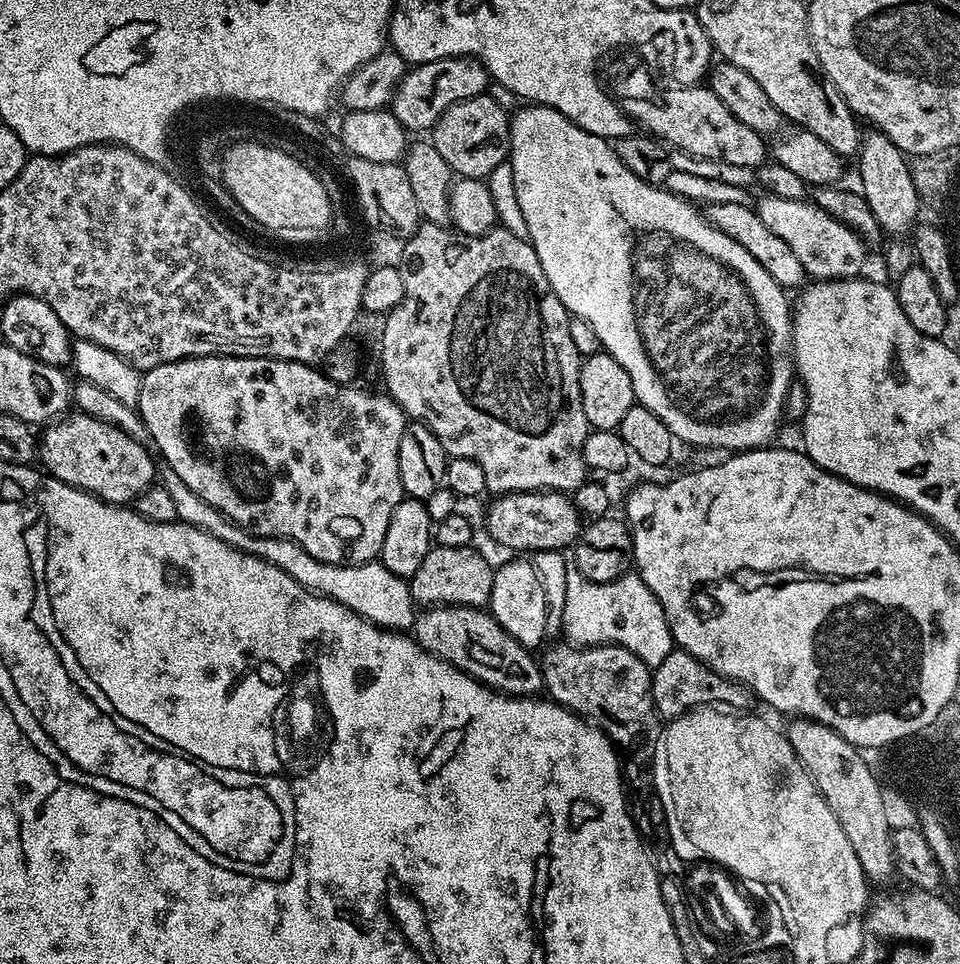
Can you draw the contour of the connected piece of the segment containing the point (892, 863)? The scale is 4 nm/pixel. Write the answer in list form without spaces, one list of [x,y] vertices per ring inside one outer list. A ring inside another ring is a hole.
[[[796,718],[786,728],[786,735],[794,754],[802,762],[802,766],[810,774],[810,778],[818,786],[822,798],[826,798],[826,806],[834,810],[834,818],[838,818],[838,826],[846,830],[846,838],[850,838],[850,846],[854,846],[854,854],[858,854],[858,862],[862,862],[862,870],[869,881],[888,880],[896,872],[896,856],[893,848],[893,829],[887,824],[886,809],[883,796],[885,789],[876,781],[877,773],[862,760],[860,749],[846,742],[842,734],[838,734],[830,726],[820,724],[817,720]]]

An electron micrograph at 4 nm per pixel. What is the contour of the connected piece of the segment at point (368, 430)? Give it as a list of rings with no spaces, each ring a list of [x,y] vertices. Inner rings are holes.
[[[195,356],[189,360],[179,360],[178,362],[166,362],[162,366],[154,366],[150,371],[143,373],[140,377],[140,393],[138,402],[134,405],[137,412],[140,413],[142,422],[146,430],[150,430],[150,441],[156,444],[155,451],[164,455],[166,463],[172,467],[171,475],[177,480],[186,482],[202,502],[214,506],[226,518],[233,520],[240,528],[245,528],[247,532],[253,532],[255,536],[277,536],[283,540],[293,540],[296,544],[306,550],[314,558],[318,558],[324,564],[366,564],[375,561],[382,550],[382,538],[386,538],[386,526],[390,526],[390,514],[394,514],[394,506],[398,506],[400,500],[405,499],[406,493],[400,475],[398,474],[398,442],[402,442],[402,430],[406,423],[406,417],[403,410],[394,402],[391,396],[380,392],[367,392],[364,388],[356,388],[352,384],[336,384],[319,367],[310,364],[299,364],[297,360],[267,360],[264,356]]]

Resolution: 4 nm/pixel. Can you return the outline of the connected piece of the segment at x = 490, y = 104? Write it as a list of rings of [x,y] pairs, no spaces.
[[[487,94],[475,96],[474,98],[466,98],[466,102],[458,102],[454,106],[450,106],[450,110],[446,110],[441,114],[438,122],[430,129],[430,142],[438,150],[438,154],[442,154],[442,158],[446,158],[446,162],[457,177],[463,178],[469,176],[475,180],[484,180],[490,176],[491,172],[500,163],[509,159],[509,113],[504,106],[499,105],[498,102],[494,102],[493,98],[490,98]]]

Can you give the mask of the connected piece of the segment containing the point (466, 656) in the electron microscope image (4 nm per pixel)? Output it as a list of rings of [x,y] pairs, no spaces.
[[[457,604],[428,606],[417,615],[410,629],[416,643],[431,656],[445,660],[473,676],[479,684],[504,692],[508,696],[536,696],[545,691],[544,673],[529,649],[523,648],[484,608],[467,608]]]

